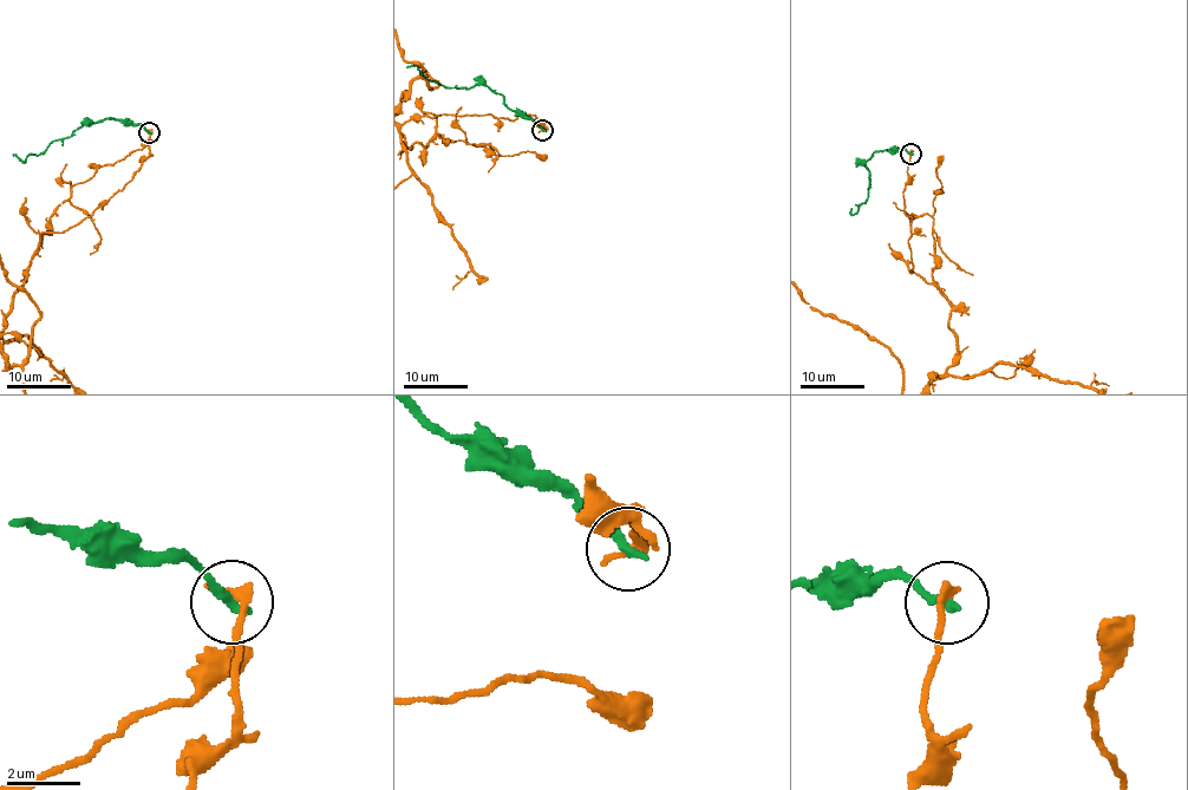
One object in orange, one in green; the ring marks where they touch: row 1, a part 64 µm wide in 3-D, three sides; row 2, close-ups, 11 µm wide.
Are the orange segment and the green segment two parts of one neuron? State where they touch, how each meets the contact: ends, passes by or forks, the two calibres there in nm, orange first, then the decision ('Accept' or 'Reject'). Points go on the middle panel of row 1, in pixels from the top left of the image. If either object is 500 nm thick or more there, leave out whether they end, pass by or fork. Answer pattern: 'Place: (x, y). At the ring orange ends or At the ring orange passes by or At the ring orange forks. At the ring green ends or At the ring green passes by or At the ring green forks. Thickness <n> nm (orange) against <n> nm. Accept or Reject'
Place: (542, 130). At the ring orange ends. At the ring green ends. Thickness 280 nm (orange) against 280 nm. Reject

